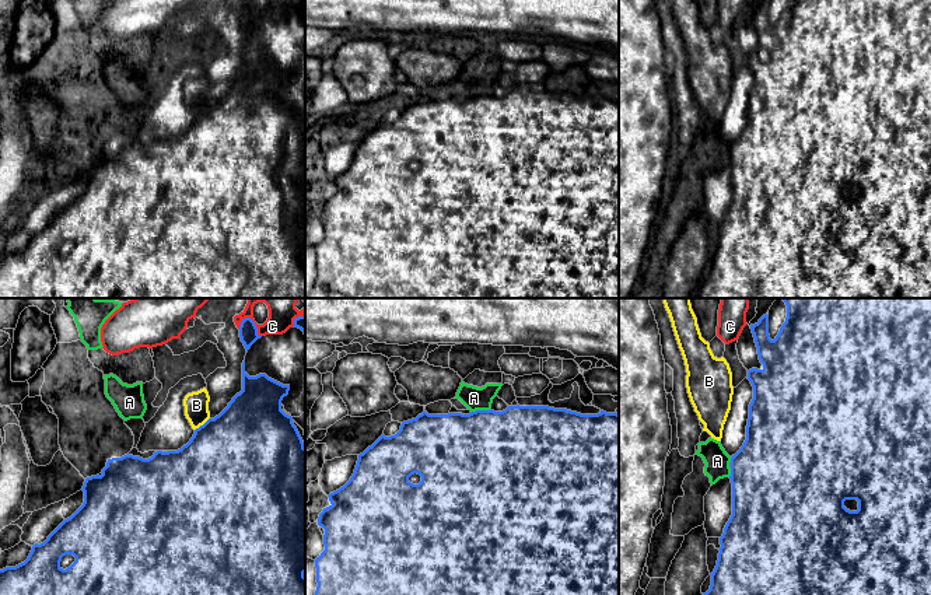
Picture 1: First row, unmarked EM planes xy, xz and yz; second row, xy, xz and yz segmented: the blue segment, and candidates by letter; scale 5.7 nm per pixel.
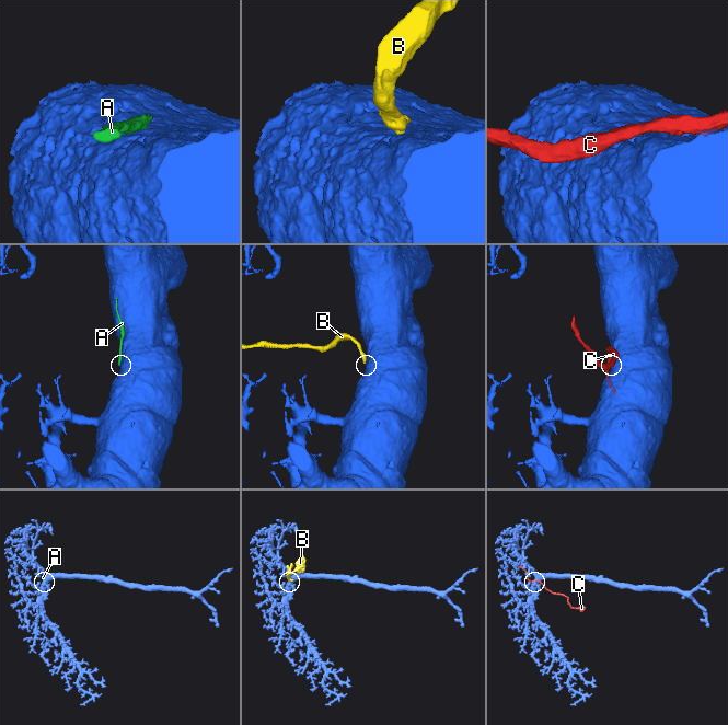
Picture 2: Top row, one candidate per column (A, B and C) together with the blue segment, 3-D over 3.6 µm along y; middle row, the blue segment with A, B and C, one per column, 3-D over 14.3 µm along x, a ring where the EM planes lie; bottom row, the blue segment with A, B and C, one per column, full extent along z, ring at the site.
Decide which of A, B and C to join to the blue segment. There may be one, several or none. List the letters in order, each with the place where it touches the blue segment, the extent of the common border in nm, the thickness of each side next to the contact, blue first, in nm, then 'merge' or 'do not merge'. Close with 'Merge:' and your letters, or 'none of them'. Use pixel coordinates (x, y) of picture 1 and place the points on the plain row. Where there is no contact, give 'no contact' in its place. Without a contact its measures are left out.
A: meets blue in xz at (480, 97); contact 110 nm long; 500 nm thick on the blue side, 140 nm on the other; do not merge
B: meets blue in xy at (203, 111); contact 120 nm long; 500 nm thick on the blue side, 140 nm on the other; do not merge
C: meets blue in xy at (254, 10); contact 160 nm long; 110 nm thick on the blue side, 130 nm on the other; do not merge
Merge: none of them

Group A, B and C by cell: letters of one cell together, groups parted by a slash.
A / B / C

